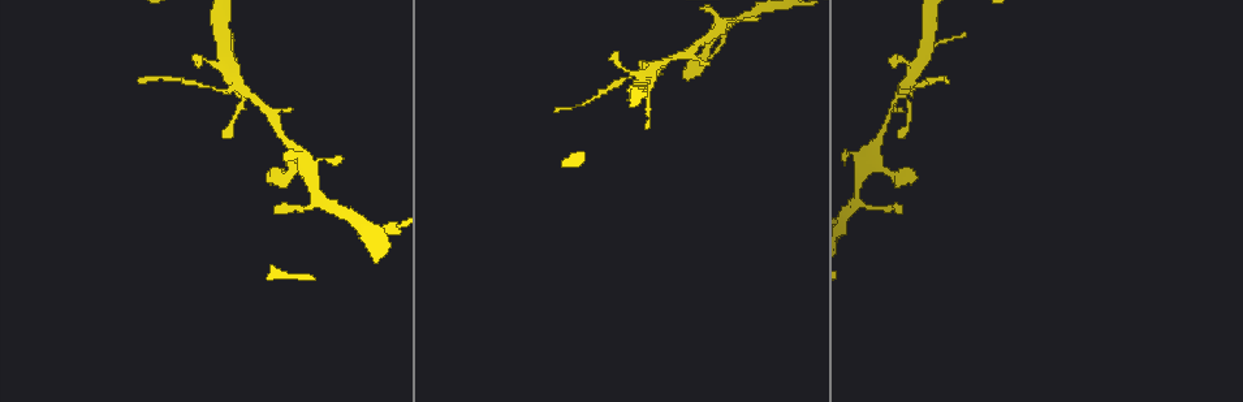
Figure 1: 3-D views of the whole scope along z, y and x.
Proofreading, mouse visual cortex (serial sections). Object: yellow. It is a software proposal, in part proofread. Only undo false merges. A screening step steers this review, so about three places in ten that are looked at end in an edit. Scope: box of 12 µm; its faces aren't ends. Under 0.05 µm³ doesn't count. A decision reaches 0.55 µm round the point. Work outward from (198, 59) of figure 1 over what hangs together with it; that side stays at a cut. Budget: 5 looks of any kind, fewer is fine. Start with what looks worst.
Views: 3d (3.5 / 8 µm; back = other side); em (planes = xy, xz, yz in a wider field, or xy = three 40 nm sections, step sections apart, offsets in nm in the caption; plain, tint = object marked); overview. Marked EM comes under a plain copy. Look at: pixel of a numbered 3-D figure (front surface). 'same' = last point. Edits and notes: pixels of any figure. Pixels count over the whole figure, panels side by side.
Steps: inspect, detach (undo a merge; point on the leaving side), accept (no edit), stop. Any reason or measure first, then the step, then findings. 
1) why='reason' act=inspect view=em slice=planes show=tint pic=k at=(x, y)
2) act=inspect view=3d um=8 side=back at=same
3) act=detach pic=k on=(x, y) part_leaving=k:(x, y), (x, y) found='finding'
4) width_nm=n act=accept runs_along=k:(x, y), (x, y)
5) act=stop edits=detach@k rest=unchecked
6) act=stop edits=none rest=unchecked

why='sudden change in width' act=inspect view=3d um=3.5 pic=1 at=(655, 67)

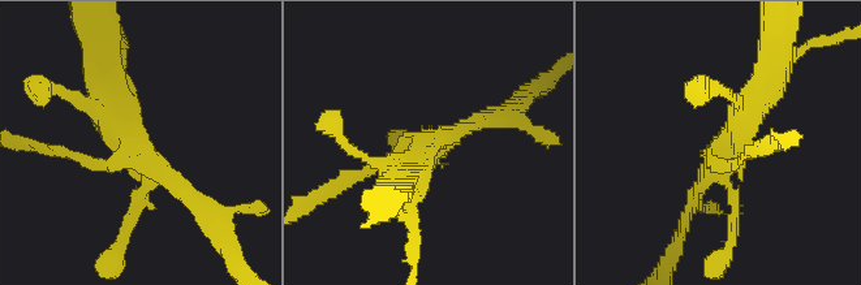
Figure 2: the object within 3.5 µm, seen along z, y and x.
why='shape alone is not enough' act=inspect view=em slice=xy step=1 show=tint pic=2 at=(140, 147)

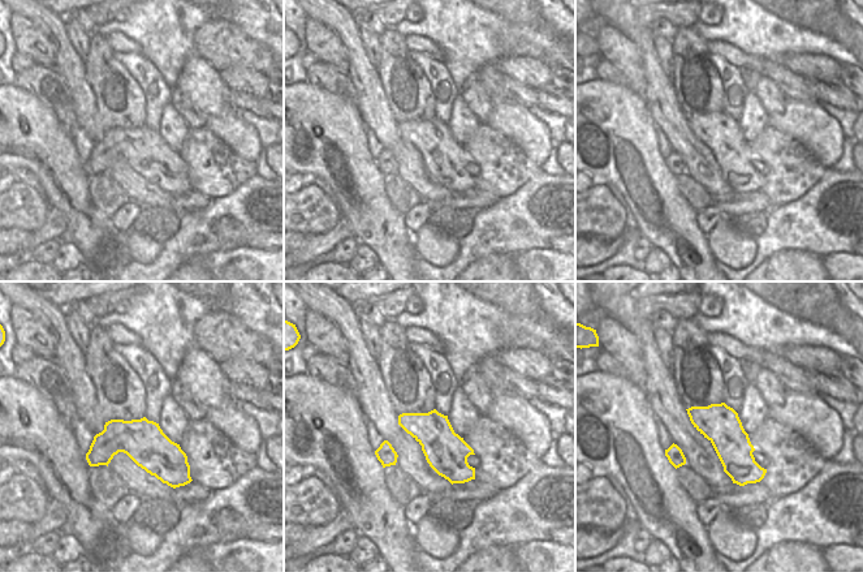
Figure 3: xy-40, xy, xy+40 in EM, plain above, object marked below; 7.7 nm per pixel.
act=detach pic=2 on=(73, 155) part_leaving=2:(111, 162), (26, 146) found='a second cell is stuck on'

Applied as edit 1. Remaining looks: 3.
why='thin arm on a thick one' act=inspect view=3d um=3.5 pic=1 at=(858, 194)

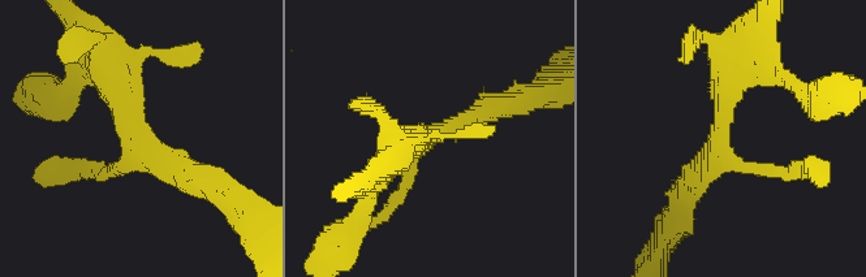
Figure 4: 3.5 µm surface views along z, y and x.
arms=3 arm_widths_nm=150,250,400 act=inspect view=em slice=xy step=2 show=tint pic=4 at=(718, 136)

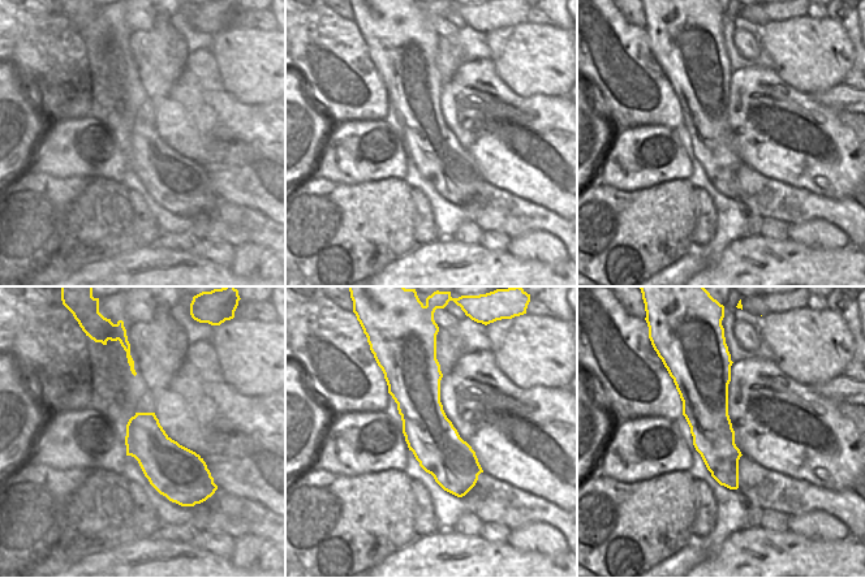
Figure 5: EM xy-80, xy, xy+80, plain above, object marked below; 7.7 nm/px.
act=accept found='all the same cell'

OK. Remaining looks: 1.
act=stop edits=detach@2 rest=unchecked

